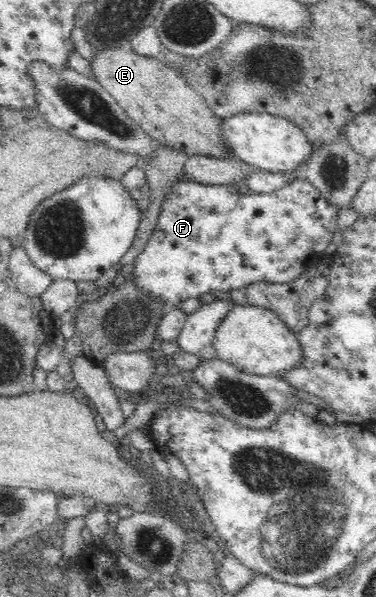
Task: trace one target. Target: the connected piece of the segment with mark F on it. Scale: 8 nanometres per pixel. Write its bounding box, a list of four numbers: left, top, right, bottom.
[131,177,338,306]

